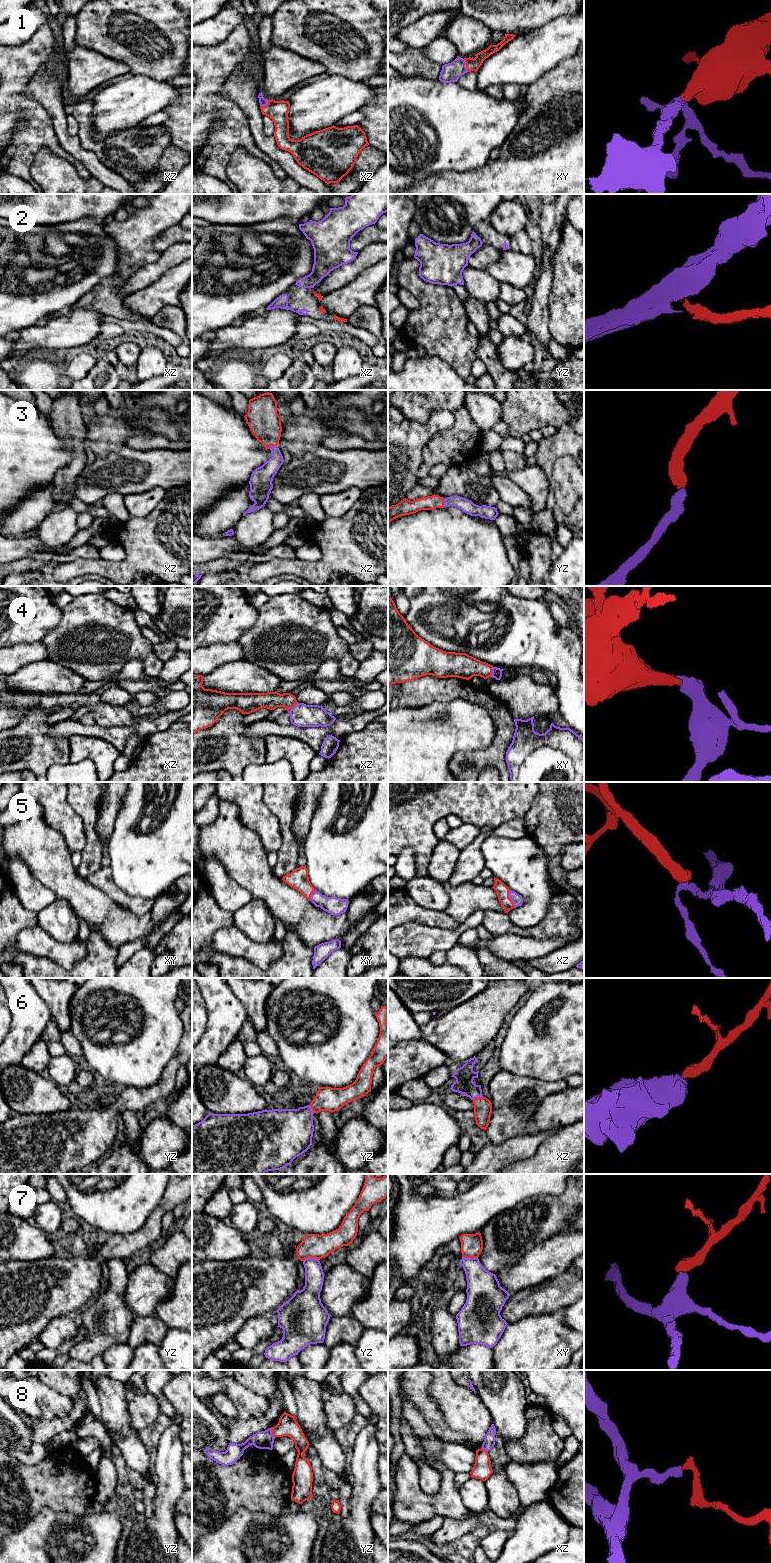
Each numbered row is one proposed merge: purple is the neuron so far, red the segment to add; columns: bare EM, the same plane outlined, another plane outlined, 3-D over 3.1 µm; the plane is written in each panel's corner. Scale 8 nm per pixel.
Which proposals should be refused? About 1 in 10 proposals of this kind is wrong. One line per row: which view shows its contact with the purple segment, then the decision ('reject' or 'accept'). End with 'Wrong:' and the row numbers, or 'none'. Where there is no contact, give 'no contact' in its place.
1: xy | accept
2: xz | accept
3: yz | accept
4: xy | accept
5: xz | accept
6: xz | accept
7: yz | reject
8: yz | reject
Wrong: 7, 8

